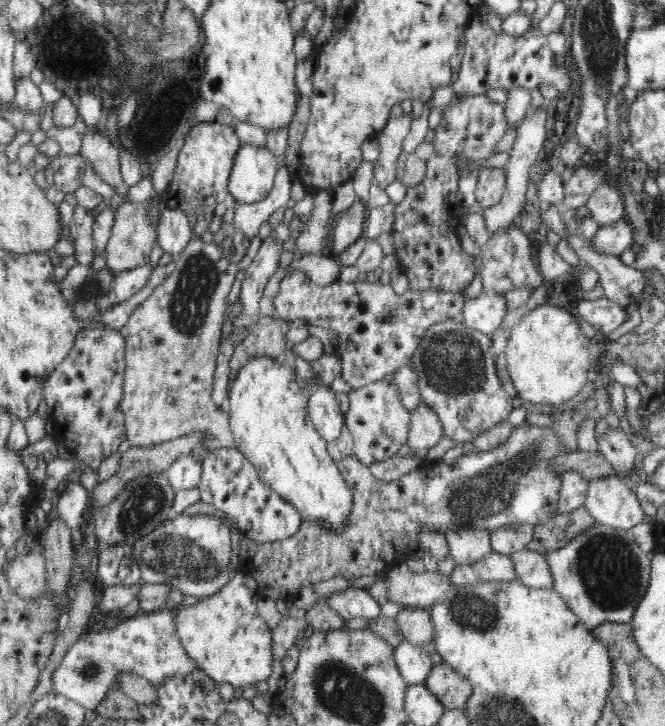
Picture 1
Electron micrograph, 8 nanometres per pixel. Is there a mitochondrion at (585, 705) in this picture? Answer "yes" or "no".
no

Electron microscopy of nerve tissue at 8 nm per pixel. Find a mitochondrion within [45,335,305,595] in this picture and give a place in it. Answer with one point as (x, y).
(178, 557)

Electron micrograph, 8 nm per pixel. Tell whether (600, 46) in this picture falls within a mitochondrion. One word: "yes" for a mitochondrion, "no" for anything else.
yes

